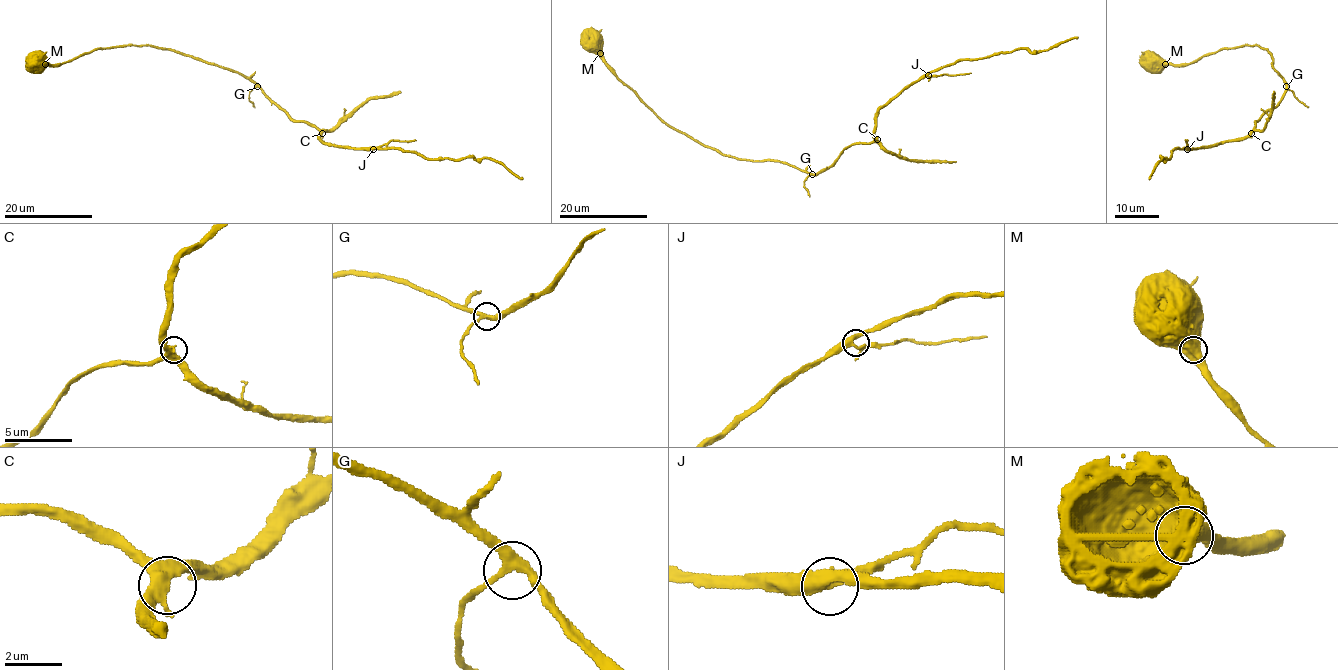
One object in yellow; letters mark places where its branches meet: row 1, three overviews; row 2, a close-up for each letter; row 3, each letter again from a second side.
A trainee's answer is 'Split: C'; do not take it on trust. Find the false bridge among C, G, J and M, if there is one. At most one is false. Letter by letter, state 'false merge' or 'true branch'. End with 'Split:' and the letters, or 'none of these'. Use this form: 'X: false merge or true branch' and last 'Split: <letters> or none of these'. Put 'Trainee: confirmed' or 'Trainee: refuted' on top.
Trainee: refuted
C: true branch
G: true branch
J: true branch
M: true branch
Split: none of these

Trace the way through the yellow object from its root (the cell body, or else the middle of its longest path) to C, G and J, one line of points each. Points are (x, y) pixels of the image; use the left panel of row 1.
C: (36, 63), (61, 65), (96, 49), (127, 45), (167, 48), (248, 77), (290, 117), (311, 123), (322, 133)
G: (36, 63), (61, 65), (96, 49), (153, 45), (237, 71), (257, 86)
J: (36, 63), (61, 65), (127, 45), (176, 50), (248, 77), (290, 117), (311, 123), (324, 143), (373, 149)

